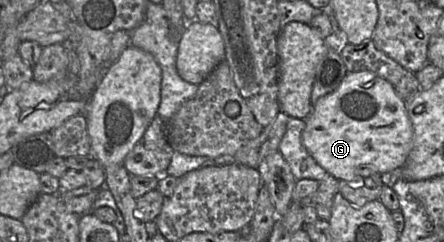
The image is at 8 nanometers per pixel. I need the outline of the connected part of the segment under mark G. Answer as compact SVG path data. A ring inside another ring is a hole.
M348 72L335 91L321 97L312 106L311 113L304 120L303 145L315 161L337 180L362 182L363 177L357 175L357 169L362 167L375 169L379 174L388 173L404 164L412 147L413 126L406 102L390 82L374 72Z

